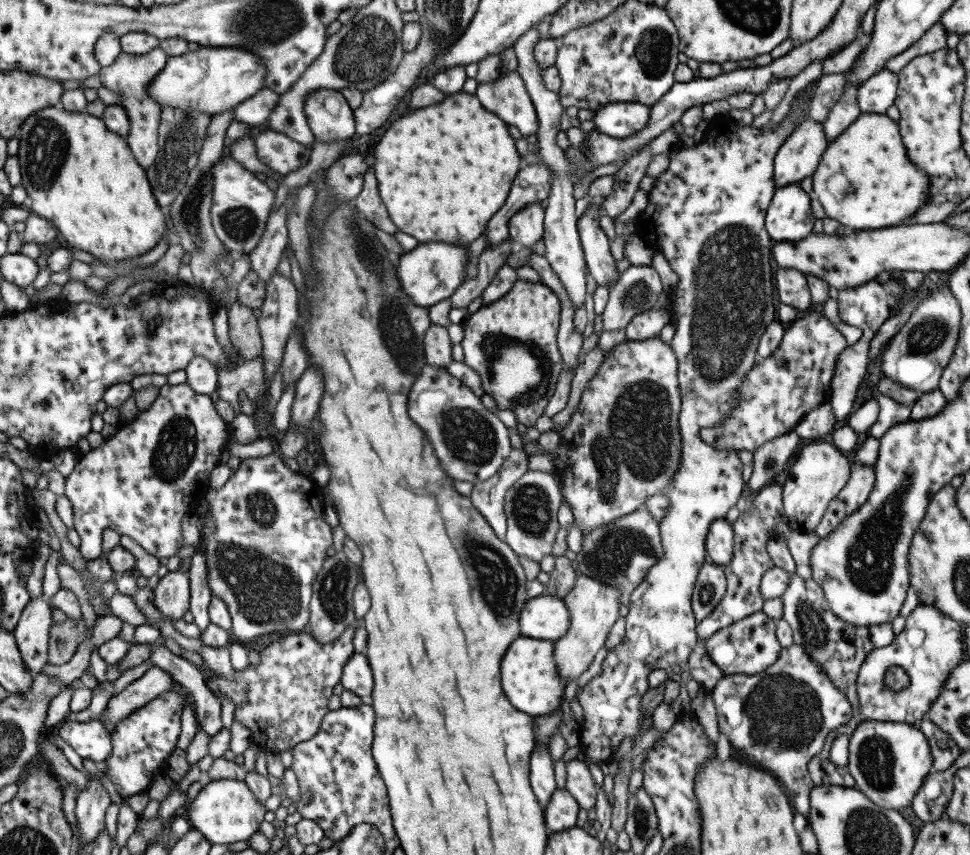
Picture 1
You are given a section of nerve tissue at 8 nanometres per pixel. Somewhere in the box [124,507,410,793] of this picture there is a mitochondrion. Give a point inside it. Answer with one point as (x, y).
(268, 595)

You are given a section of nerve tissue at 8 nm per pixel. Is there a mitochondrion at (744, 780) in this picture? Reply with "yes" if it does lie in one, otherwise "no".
no

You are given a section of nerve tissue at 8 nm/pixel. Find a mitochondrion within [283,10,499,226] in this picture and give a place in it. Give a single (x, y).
(367, 52)

